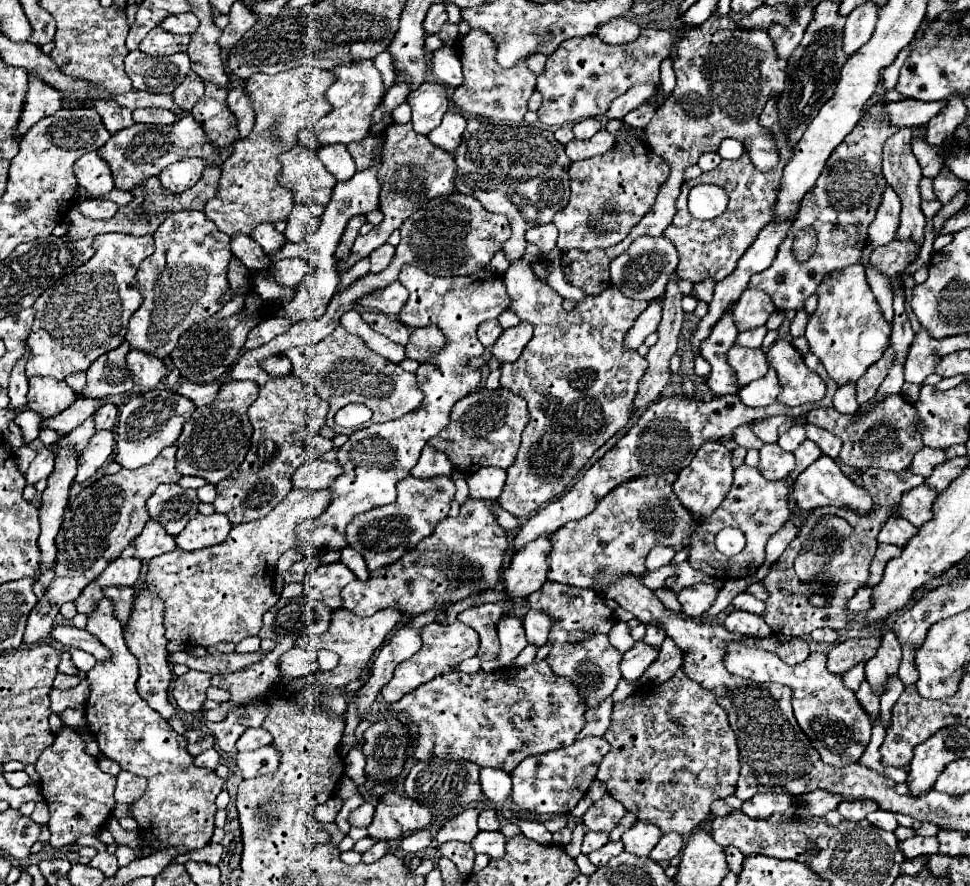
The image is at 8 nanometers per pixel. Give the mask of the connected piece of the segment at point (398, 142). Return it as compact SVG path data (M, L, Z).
M391 124L385 134L385 154L383 154L383 166L379 170L381 180L381 202L379 210L383 212L383 222L377 224L369 234L359 236L353 244L353 252L347 262L339 262L337 270L345 272L349 270L357 260L369 256L375 248L387 242L387 238L397 230L415 210L419 210L427 200L449 196L455 192L455 158L453 154L433 146L427 136L419 136L411 124Z

